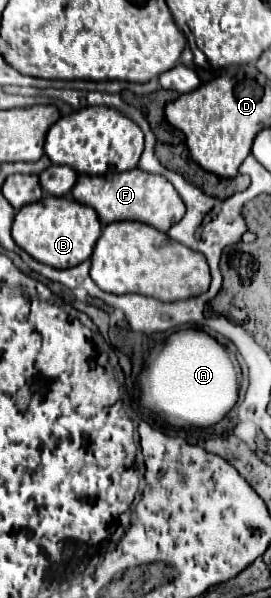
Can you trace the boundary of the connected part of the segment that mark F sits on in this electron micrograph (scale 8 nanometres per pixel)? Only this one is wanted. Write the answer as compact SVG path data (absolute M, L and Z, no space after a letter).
M139 168L127 170L127 172L115 172L115 174L105 174L105 176L79 176L77 184L73 186L71 192L73 200L79 204L91 206L97 210L97 216L101 224L111 224L117 220L137 220L145 222L159 232L167 232L173 224L177 224L183 214L185 214L185 204L177 190L157 174L143 172Z

